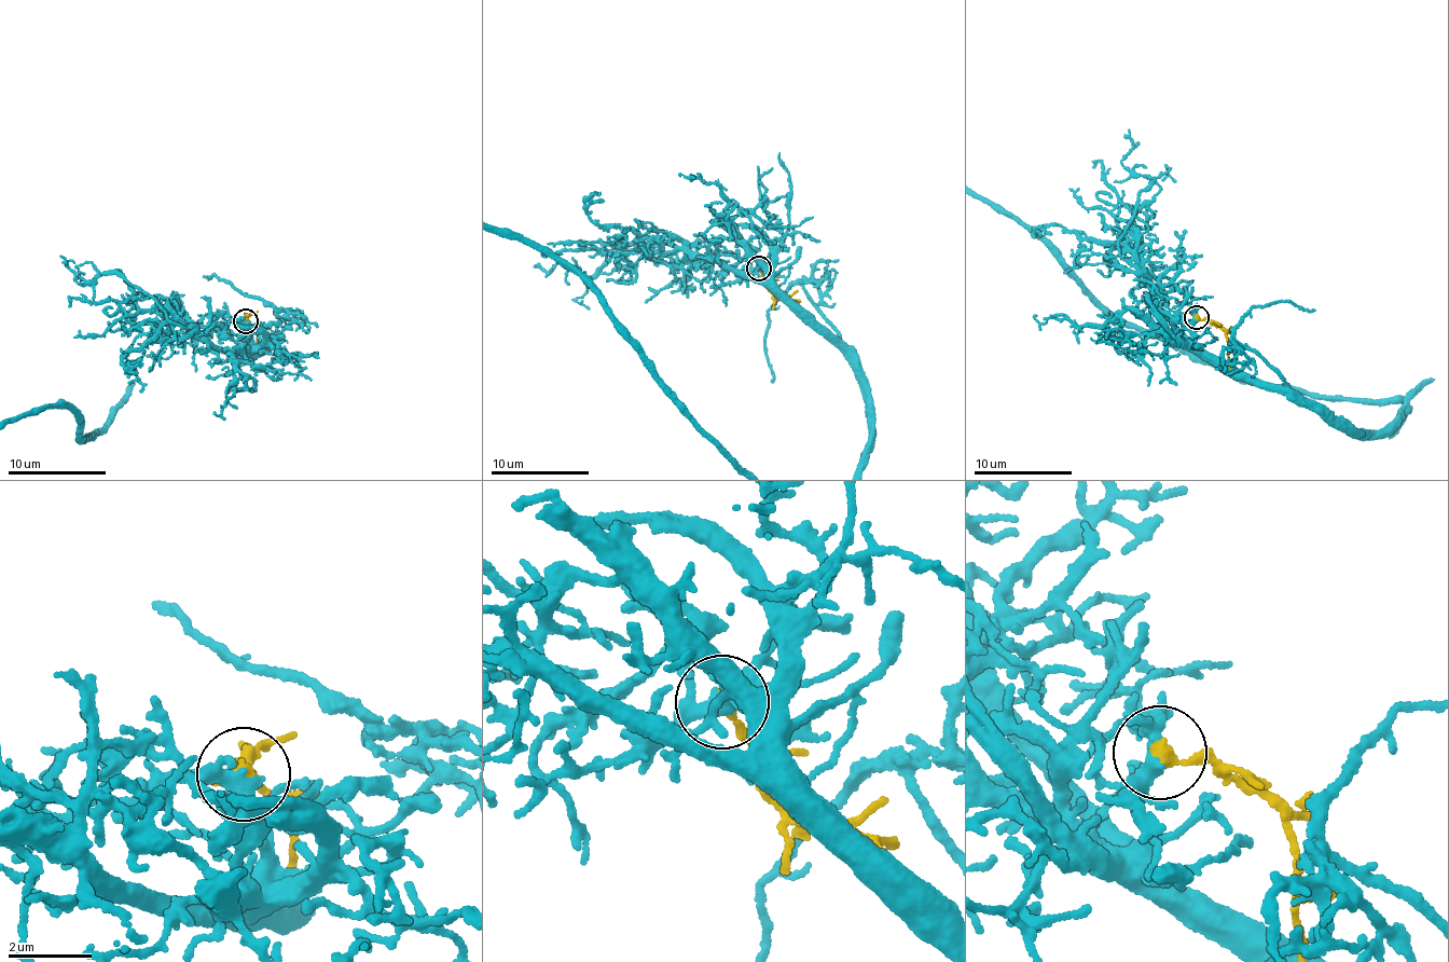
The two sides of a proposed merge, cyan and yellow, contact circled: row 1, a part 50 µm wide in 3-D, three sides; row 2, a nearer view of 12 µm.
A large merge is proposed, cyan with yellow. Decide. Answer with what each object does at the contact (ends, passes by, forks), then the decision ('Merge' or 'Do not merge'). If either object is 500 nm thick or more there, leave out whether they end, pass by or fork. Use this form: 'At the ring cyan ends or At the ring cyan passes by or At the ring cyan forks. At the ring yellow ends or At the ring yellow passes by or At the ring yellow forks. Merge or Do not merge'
At the ring cyan forks. At the ring yellow ends. Merge

